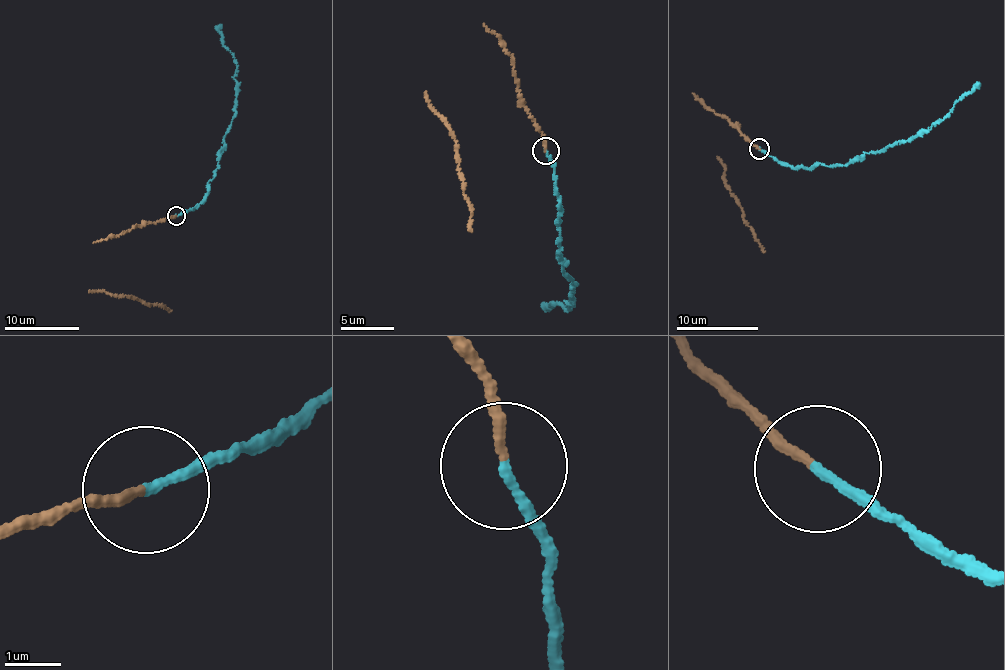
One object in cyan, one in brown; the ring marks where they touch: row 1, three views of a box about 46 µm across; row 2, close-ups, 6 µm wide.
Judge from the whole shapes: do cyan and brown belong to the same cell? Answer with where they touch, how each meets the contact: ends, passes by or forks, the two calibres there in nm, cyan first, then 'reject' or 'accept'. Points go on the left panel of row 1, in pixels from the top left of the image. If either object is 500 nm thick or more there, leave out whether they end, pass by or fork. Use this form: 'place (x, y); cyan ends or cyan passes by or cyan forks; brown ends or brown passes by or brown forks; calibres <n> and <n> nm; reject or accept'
place (176, 216); cyan ends; brown ends; calibres 150 and 140 nm; reject

